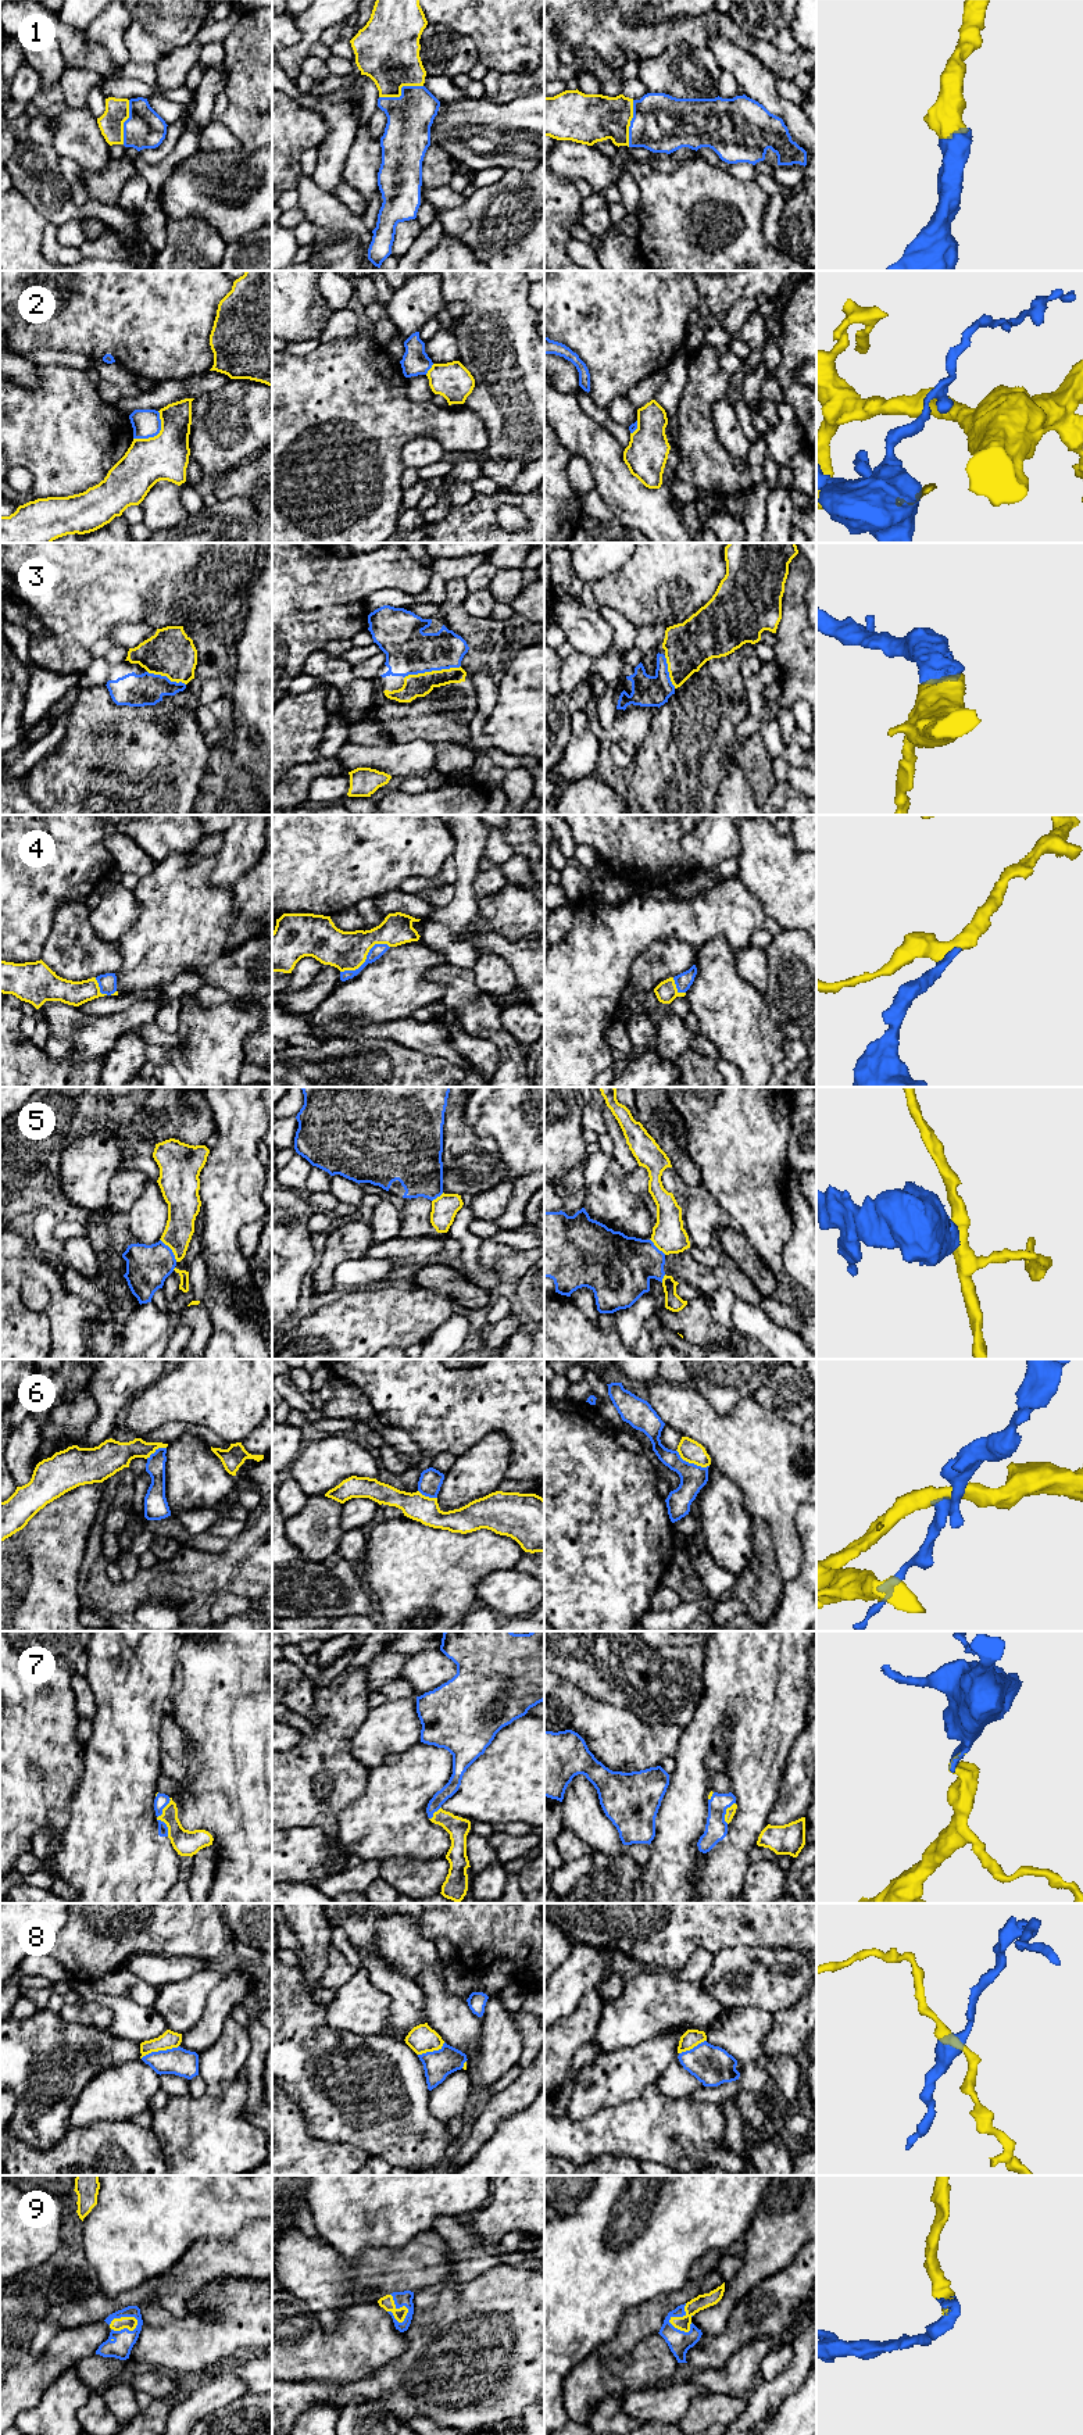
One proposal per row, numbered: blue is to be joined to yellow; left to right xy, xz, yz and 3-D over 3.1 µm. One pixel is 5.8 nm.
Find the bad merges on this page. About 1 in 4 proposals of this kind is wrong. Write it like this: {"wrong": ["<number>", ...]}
{"wrong": ["2", "5", "6", "8"]}

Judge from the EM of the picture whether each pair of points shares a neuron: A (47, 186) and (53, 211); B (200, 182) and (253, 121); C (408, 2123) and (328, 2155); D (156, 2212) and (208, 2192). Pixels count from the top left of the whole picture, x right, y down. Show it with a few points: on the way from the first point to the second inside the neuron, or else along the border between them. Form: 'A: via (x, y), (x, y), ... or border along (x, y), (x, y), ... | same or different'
A: via (47, 192), (53, 206) | same
B: border along (242, 147), (250, 152), (257, 150) | different
C: border along (320, 2138), (347, 2142), (363, 2148), (371, 2155) | different
D: via (168, 2199), (175, 2192), (196, 2192) | same

